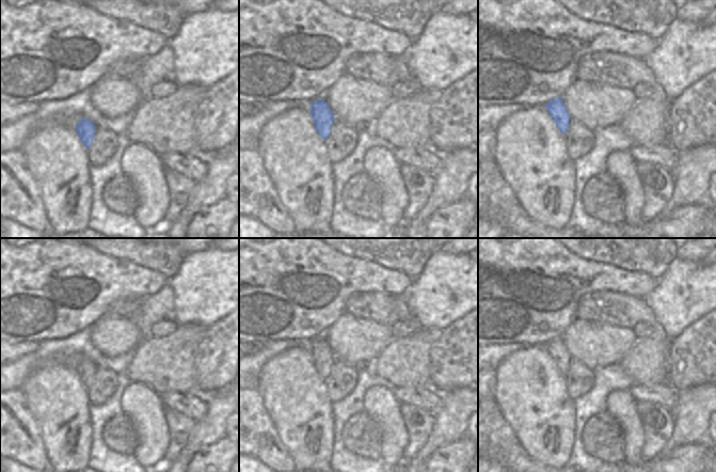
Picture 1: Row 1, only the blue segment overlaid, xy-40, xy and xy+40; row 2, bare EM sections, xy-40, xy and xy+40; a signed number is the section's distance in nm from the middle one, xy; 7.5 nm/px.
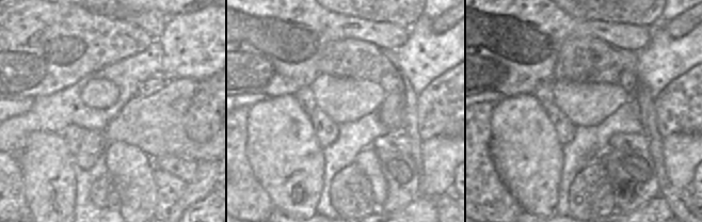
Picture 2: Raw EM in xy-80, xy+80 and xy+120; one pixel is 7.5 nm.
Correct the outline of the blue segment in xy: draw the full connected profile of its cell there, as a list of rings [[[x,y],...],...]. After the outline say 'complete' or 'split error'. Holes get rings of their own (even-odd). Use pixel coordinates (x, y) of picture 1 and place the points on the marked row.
[[[325,99],[313,103],[309,113],[313,116],[317,133],[321,139],[327,141],[330,136],[332,125],[336,119]]]; complete

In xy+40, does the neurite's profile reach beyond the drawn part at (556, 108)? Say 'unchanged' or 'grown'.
unchanged

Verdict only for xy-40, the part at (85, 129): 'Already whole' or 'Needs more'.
Already whole

